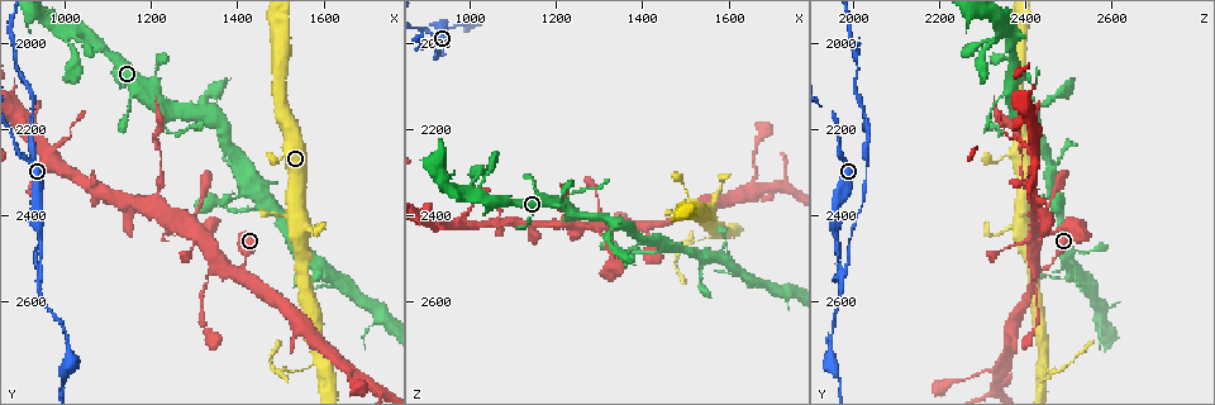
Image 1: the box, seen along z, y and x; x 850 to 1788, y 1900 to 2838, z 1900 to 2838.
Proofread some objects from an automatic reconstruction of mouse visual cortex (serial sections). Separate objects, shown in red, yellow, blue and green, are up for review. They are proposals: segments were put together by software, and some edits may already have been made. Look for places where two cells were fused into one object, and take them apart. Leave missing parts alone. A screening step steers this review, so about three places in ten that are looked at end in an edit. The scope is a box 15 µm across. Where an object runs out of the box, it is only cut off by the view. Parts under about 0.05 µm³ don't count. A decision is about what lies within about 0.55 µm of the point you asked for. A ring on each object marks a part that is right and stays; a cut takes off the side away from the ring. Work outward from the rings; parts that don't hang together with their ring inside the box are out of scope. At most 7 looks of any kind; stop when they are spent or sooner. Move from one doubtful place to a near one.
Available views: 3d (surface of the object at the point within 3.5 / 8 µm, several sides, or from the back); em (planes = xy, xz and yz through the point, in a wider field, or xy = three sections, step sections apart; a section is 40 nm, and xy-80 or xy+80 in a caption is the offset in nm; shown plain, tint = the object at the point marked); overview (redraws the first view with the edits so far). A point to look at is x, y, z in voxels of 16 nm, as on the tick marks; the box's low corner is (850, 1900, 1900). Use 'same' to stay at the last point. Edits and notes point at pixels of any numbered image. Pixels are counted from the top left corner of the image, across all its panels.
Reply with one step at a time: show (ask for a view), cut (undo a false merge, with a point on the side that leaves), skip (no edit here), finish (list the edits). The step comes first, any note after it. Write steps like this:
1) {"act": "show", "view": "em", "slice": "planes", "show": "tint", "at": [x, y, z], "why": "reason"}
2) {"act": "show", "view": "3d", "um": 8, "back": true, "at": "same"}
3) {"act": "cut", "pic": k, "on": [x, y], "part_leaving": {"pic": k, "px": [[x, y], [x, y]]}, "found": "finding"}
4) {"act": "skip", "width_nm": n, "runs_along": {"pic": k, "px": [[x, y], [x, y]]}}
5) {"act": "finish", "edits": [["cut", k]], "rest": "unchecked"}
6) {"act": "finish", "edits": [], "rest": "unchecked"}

{"act": "show", "view": "3d", "um": 3.5, "at": [1215, 2070, 2365], "why": "narrows sharply"}

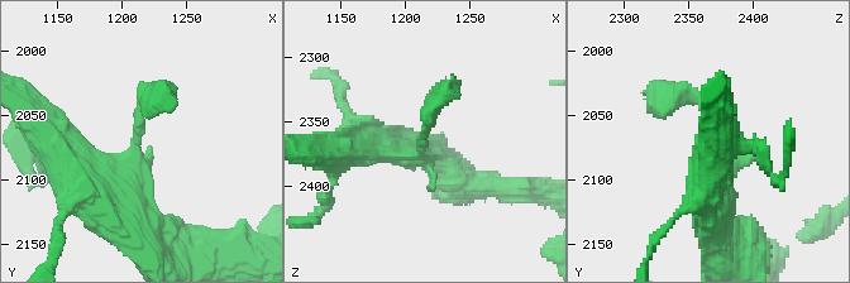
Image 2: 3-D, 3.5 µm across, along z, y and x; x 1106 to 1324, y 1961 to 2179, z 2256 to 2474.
{"act": "show", "view": "em", "slice": "xy", "step": 3, "show": "tint", "at": [1210, 2066, 2372]}

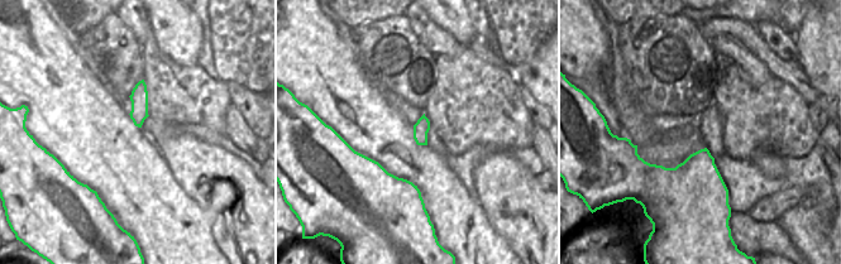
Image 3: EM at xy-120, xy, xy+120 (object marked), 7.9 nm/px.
{"act": "show", "view": "em", "slice": "xy", "step": 5, "show": "tint", "at": "same", "why": "cut it another way"}

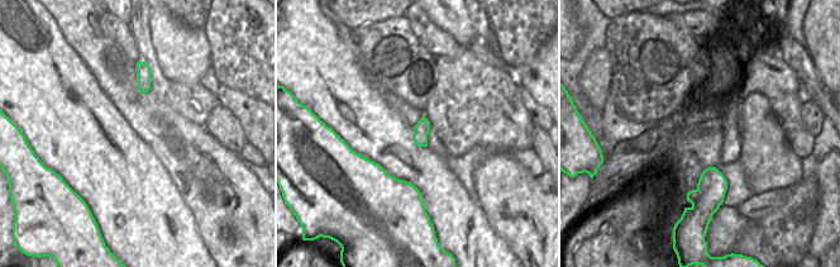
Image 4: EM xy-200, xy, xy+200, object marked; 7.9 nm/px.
{"act": "skip", "runs_along": {"pic": 2, "px": [[86, 187], [137, 172], [141, 101], [160, 97]]}, "found": "one cell here"}

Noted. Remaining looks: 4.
{"act": "show", "view": "3d", "um": 3.5, "at": [1355, 2525, 2420], "why": "three-way junction"}

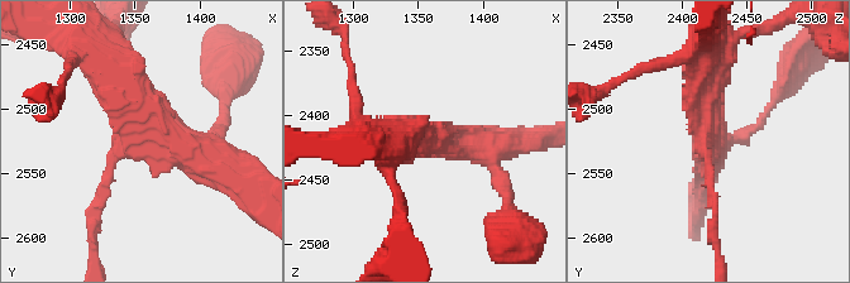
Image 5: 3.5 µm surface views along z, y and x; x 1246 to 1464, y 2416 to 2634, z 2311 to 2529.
{"act": "show", "view": "em", "slice": "xy", "step": 5, "show": "tint", "at": [1348, 2524, 2418]}

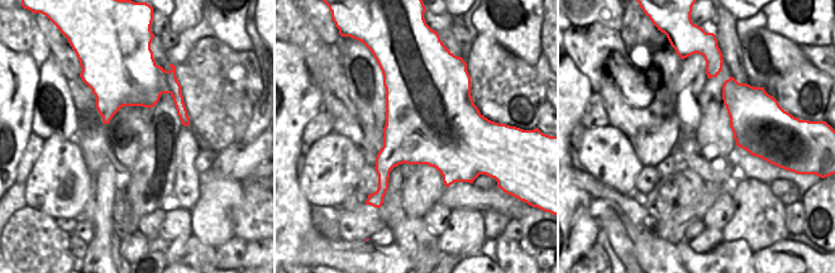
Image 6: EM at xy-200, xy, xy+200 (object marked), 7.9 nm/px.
{"act": "skip", "width_nm": 700, "runs_along": {"pic": 5, "px": [[491, 156], [414, 137], [382, 145]]}, "found": "one cell here"}

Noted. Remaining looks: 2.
{"act": "show", "view": "3d", "um": 3.5, "back": true, "at": [1530, 2760, 2455], "why": "narrows sharply"}

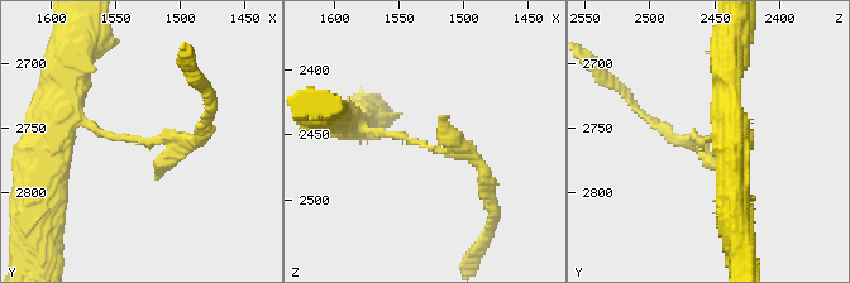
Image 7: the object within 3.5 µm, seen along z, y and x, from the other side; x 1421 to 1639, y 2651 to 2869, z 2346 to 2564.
{"act": "show", "view": "em", "slice": "xy", "step": 3, "show": "tint", "at": [1530, 2758, 2456]}

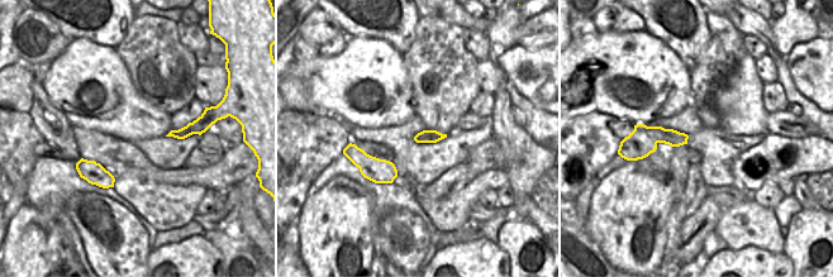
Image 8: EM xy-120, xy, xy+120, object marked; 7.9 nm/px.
{"act": "cut", "pic": 7, "on": [491, 188], "part_leaving": {"pic": 7, "px": [[457, 152], [483, 168], [491, 201], [483, 240]]}, "found": "two cells meet here"}

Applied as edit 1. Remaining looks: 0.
{"act": "finish", "edits": [["cut", 7]], "rest": "unchecked"}

